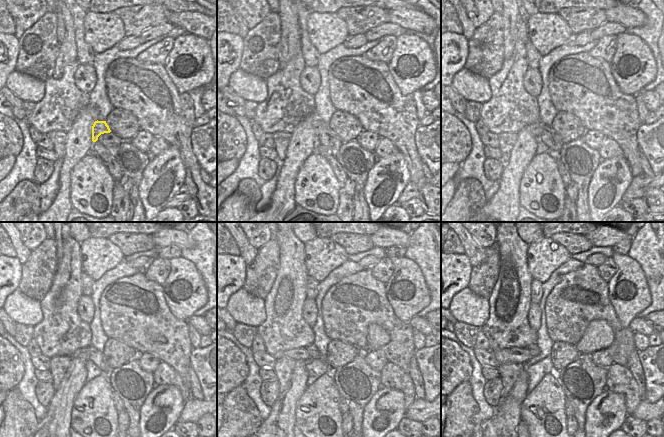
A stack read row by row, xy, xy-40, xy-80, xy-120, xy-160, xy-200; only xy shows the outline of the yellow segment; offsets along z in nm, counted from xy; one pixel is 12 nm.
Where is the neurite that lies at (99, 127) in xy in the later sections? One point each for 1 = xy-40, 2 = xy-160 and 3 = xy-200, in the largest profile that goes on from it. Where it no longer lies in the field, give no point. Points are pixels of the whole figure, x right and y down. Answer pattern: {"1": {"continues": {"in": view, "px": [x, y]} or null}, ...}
{"1": {"continues": {"in": "xy-40", "px": [318, 126]}}, "2": {"continues": {"in": "xy-160", "px": [297, 354]}}, "3": {"continues": {"in": "xy-200", "px": [514, 354]}}}

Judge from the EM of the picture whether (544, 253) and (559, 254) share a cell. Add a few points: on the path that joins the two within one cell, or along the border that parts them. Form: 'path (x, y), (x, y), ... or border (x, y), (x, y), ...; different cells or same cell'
path (548, 254), (555, 254); same cell

